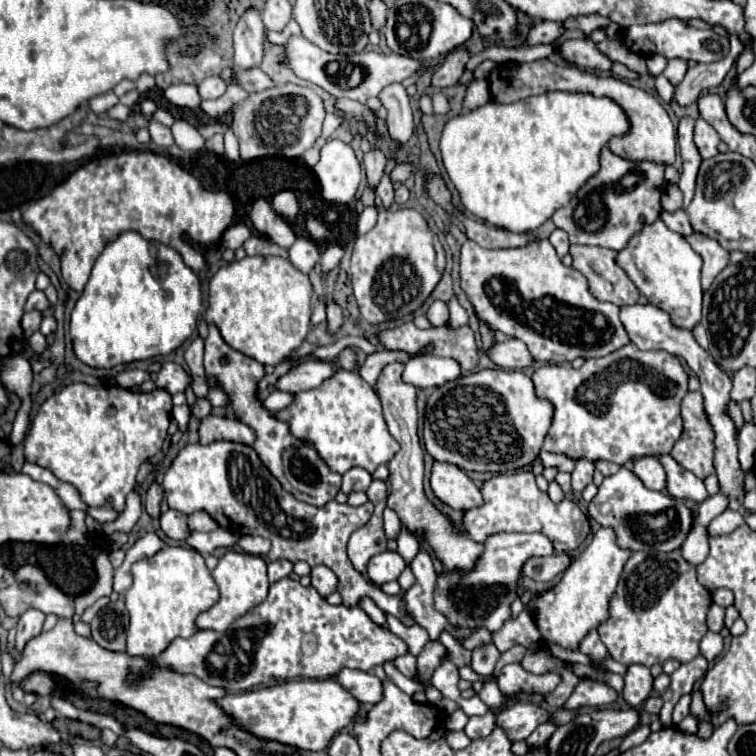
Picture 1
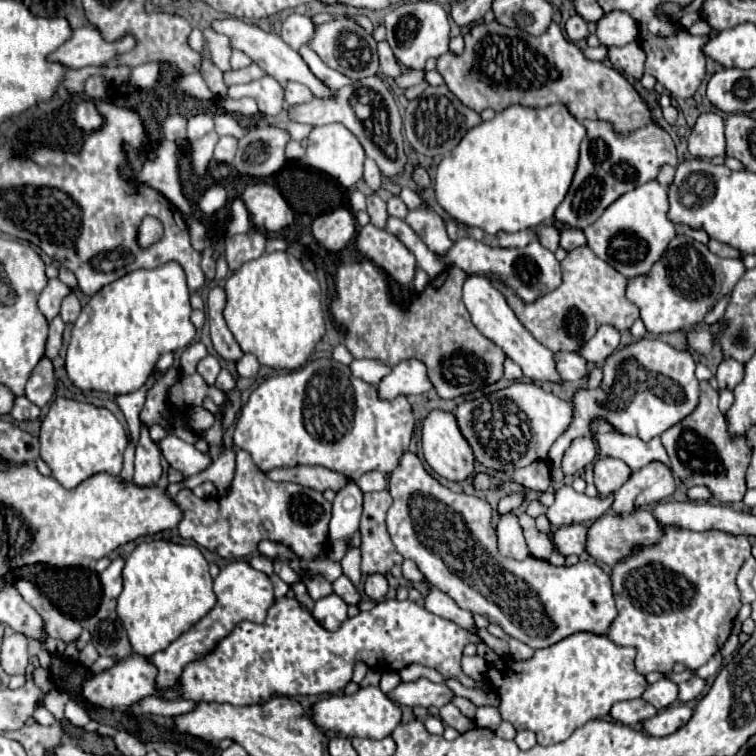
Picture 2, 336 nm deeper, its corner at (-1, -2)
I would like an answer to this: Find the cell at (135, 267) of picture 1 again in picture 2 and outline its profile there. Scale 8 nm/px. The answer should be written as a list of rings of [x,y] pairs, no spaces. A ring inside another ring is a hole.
[[[171,261],[157,269],[137,269],[133,273],[127,273],[121,279],[99,289],[77,317],[65,357],[67,375],[79,389],[85,391],[105,391],[113,395],[133,393],[145,385],[159,355],[185,349],[193,341],[195,327],[189,317],[189,289],[181,265]]]

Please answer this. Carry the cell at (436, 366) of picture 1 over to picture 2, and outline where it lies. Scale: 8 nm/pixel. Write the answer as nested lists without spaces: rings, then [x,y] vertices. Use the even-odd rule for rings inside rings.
[[[417,359],[401,361],[391,373],[377,385],[381,399],[395,399],[399,395],[419,395],[433,389],[425,365]]]

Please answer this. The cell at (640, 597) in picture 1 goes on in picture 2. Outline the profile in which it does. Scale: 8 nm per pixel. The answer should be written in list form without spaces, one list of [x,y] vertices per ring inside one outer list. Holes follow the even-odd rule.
[[[661,525],[661,539],[657,541],[657,545],[649,545],[645,549],[641,549],[639,553],[627,557],[625,561],[617,563],[611,571],[611,585],[613,585],[613,597],[615,597],[615,605],[617,605],[617,617],[611,621],[609,629],[607,629],[607,637],[611,641],[615,641],[617,645],[625,645],[625,647],[635,647],[637,649],[637,659],[635,659],[635,667],[637,673],[645,675],[651,671],[671,671],[675,663],[683,663],[687,669],[697,669],[703,663],[707,663],[727,641],[731,627],[733,627],[733,619],[737,617],[737,611],[741,609],[741,599],[739,599],[739,589],[735,583],[735,577],[743,565],[743,561],[751,555],[751,543],[747,537],[729,537],[729,533],[717,533],[717,529],[709,529],[709,533],[693,533],[691,529],[673,529],[673,525]]]

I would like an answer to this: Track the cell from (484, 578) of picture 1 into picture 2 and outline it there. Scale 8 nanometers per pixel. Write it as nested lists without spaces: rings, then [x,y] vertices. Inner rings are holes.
[[[563,525],[561,529],[553,531],[553,543],[563,557],[567,555],[581,555],[585,551],[585,535],[587,525]]]

